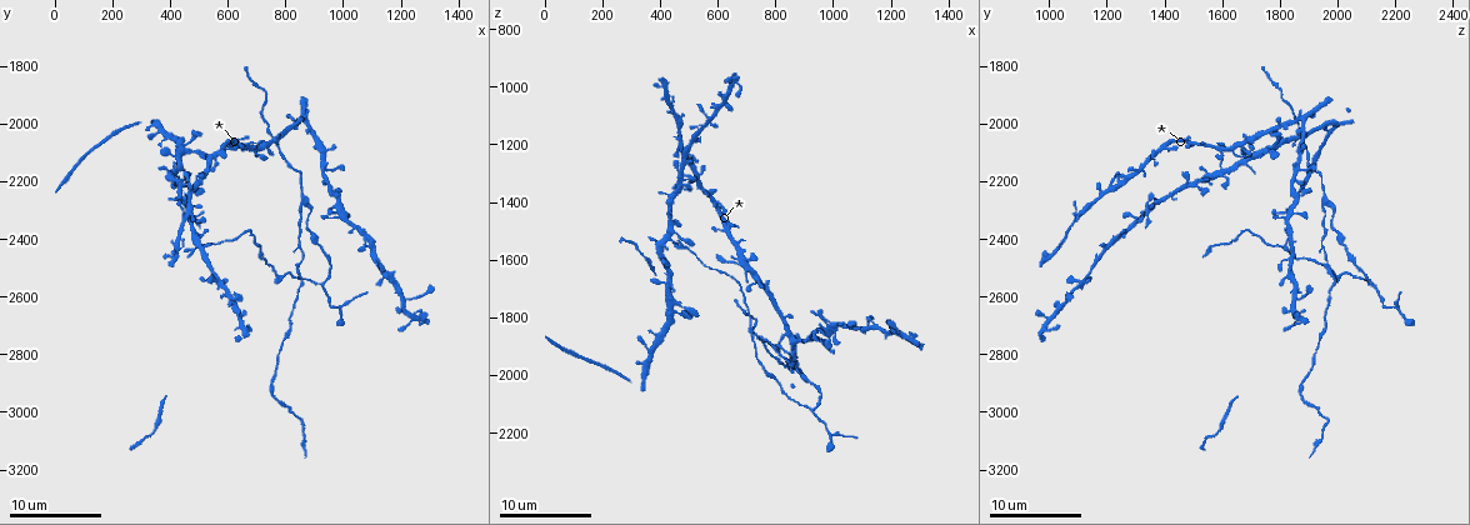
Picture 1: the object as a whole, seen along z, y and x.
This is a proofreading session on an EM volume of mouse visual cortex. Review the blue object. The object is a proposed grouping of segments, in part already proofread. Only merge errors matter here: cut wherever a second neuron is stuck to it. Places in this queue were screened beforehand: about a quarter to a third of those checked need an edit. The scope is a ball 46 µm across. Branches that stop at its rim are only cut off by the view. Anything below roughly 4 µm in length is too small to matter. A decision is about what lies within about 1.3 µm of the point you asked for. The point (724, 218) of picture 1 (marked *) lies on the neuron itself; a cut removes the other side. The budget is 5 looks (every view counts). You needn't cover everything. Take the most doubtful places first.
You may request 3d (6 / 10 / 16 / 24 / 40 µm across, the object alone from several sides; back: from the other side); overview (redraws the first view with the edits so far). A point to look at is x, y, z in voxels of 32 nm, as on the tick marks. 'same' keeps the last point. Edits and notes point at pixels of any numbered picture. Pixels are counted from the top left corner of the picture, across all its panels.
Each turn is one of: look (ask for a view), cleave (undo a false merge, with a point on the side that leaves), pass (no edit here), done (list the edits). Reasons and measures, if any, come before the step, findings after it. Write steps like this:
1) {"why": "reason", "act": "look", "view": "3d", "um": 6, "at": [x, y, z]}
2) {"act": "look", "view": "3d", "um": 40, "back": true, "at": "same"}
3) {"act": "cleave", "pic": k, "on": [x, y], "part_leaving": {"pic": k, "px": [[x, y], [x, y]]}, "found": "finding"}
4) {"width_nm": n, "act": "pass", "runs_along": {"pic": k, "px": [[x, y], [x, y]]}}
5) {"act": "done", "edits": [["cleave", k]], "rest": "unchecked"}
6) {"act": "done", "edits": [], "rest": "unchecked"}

{"why": "side arm on a straight run", "act": "look", "view": "3d", "um": 10, "at": [920, 2550, 2120]}

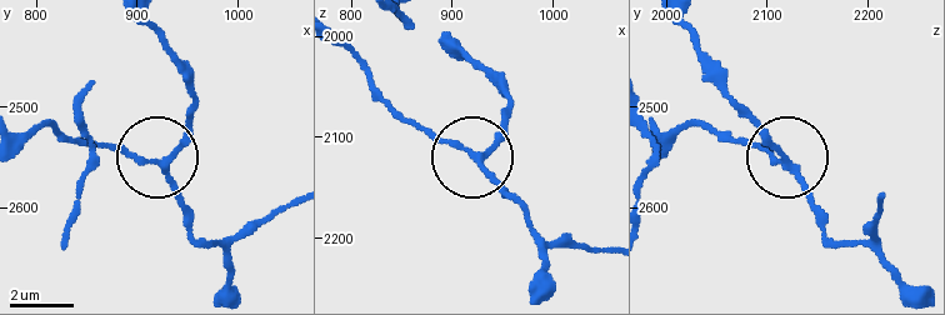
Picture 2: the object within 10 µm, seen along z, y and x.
{"act": "cleave", "pic": 2, "on": [123, 149], "found": "a second neuron is stuck on"}

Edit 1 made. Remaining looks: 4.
{"act": "look", "view": "overview"}

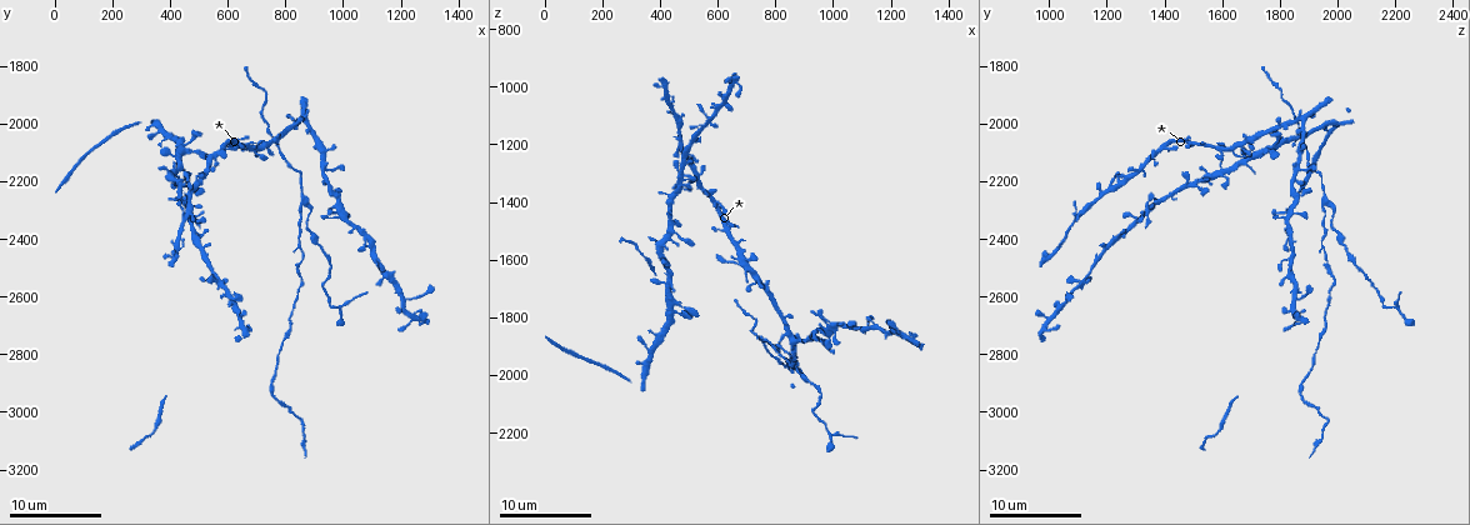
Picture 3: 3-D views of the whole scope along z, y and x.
{"why": "two arms in line, one across", "act": "look", "view": "3d", "um": 10, "at": [860, 2270, 1970]}

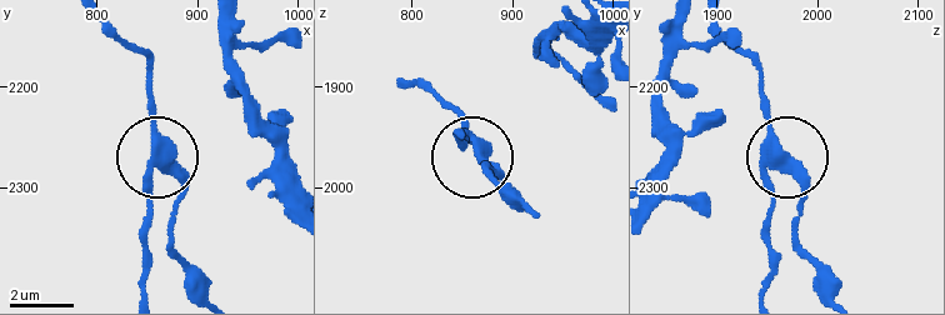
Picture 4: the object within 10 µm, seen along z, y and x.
{"side_arm_um": 21, "act": "cleave", "pic": 4, "on": [151, 214], "part_leaving": {"pic": 4, "px": [[149, 165], [141, 293]]}, "found": "a second neuron is stuck on"}

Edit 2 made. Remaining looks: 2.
{"why": "three-way junction", "act": "look", "view": "3d", "um": 16, "at": [540, 2530, 1130]}

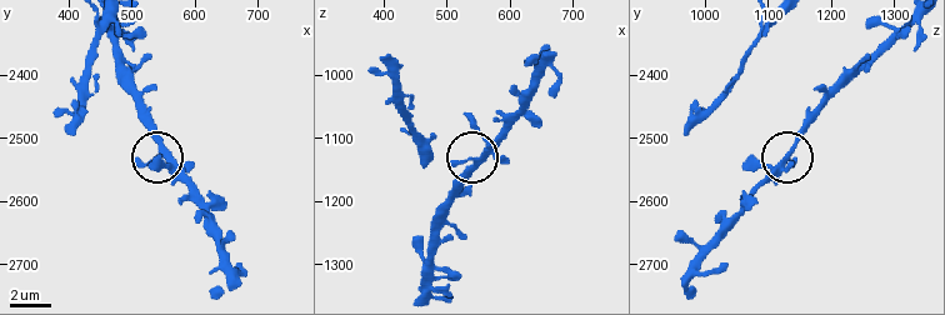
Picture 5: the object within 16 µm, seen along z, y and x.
{"side_arm_um": 11, "arms": 3, "act": "pass", "found": "all the same neuron"}

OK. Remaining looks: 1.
{"act": "done", "edits": [["cleave", 2], ["cleave", 4]], "rest": "unchecked"}

